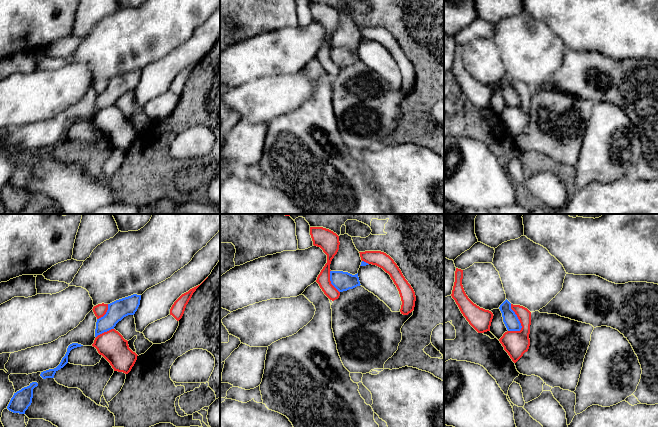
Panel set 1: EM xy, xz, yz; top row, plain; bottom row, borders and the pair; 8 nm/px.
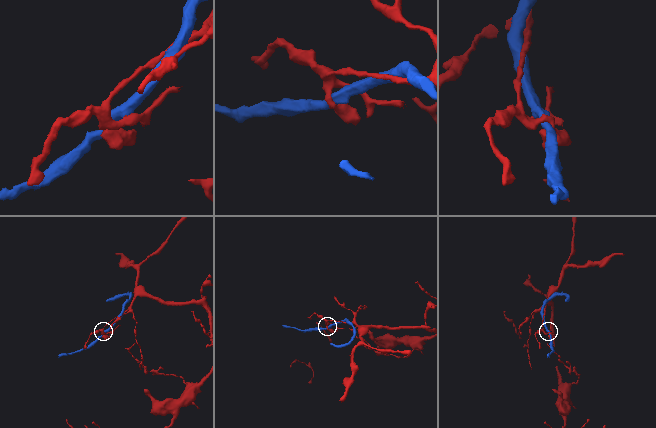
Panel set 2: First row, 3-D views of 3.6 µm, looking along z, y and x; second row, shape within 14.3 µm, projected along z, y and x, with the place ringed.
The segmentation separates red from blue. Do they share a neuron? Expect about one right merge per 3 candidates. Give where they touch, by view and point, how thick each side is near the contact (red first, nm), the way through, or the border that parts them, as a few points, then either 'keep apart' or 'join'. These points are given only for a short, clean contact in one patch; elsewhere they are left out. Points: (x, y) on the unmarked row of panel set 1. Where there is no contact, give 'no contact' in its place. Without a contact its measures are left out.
contact yz (518, 94); calibres 200 and 120 nm; keep apart

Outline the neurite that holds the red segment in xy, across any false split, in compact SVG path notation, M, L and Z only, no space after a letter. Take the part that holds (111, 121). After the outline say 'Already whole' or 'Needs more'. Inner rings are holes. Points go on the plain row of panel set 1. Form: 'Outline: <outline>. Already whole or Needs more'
Outline: M115 105L98 111L92 122L110 139L114 147L128 150L137 136L138 131Z. Already whole

